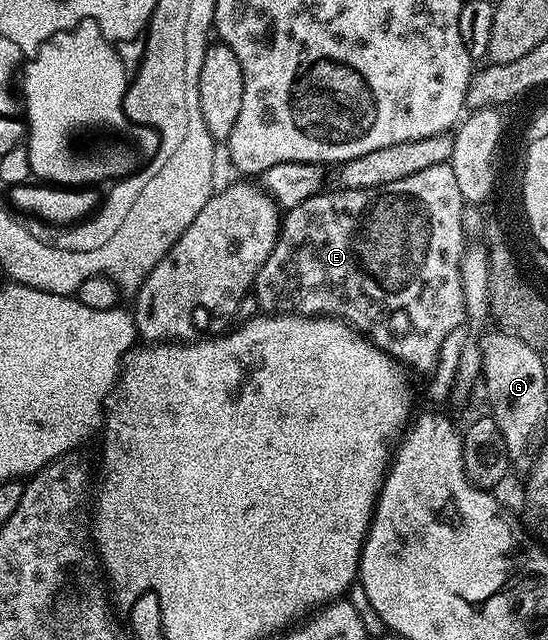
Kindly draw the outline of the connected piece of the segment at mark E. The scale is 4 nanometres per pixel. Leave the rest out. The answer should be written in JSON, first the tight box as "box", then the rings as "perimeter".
{"box":[252,163,467,371],"perimeter":[[[447,163],[436,164],[424,171],[413,172],[402,180],[380,184],[378,187],[366,187],[359,190],[343,189],[340,194],[313,194],[308,200],[296,204],[296,208],[285,211],[282,227],[278,233],[276,244],[272,248],[272,256],[264,260],[264,268],[256,276],[252,294],[258,298],[259,307],[267,314],[303,314],[305,318],[341,318],[353,326],[355,330],[369,337],[375,346],[390,355],[403,367],[411,366],[414,370],[433,371],[438,363],[441,345],[444,338],[458,326],[467,321],[465,310],[464,284],[461,283],[461,260],[467,250],[466,235],[461,224],[464,219],[461,210],[464,205],[460,198],[460,187],[456,184],[456,172]]]}

